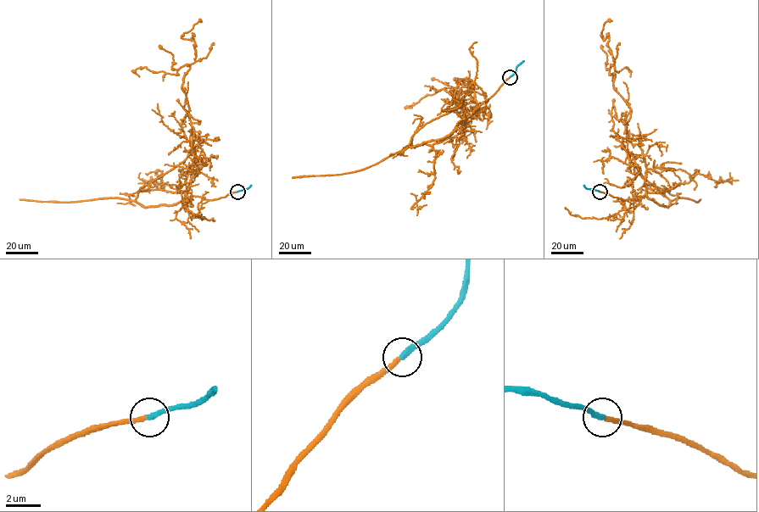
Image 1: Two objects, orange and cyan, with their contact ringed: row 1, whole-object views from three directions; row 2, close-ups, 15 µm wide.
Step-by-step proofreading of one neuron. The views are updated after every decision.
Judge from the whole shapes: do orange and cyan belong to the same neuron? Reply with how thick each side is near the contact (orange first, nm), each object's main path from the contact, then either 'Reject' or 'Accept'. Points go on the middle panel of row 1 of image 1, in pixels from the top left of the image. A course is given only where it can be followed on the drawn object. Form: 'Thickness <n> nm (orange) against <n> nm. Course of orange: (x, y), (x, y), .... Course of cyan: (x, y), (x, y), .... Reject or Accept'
Thickness 280 nm (orange) against 340 nm. Course of orange: (510, 77), (449, 137), (411, 145), (426, 123), (466, 103), (454, 91), (467, 85), (454, 79), (474, 89). Course of cyan: (510, 77), (524, 60). Accept

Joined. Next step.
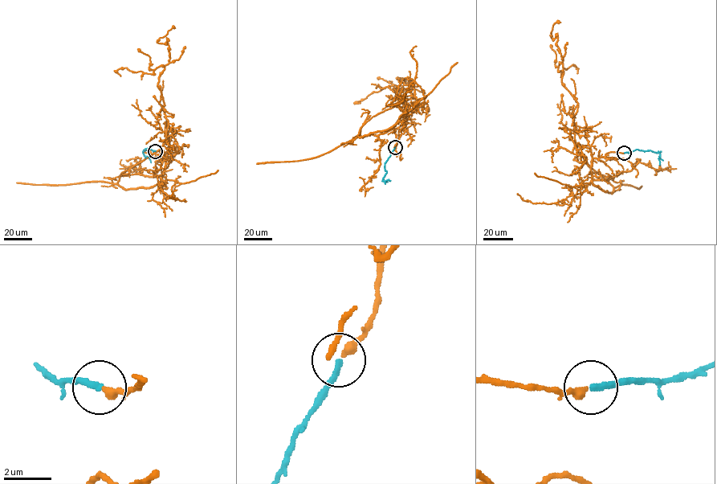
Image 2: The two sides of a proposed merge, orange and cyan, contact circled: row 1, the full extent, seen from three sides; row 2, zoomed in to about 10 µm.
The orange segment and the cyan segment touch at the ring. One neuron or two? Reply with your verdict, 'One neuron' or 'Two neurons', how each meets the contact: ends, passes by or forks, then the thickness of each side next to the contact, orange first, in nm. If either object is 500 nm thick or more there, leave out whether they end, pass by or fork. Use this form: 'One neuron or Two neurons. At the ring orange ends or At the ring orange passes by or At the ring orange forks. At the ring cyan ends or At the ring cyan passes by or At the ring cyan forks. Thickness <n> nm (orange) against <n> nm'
One neuron. At the ring orange ends. At the ring cyan ends. Thickness 320 nm (orange) against 240 nm

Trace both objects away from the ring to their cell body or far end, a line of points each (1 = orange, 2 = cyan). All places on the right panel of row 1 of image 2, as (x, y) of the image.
1: (624, 153), (594, 158), (592, 179), (613, 178), (576, 149), (578, 103), (551, 36), (560, 22)
2: (624, 153), (636, 149), (659, 153), (659, 165)

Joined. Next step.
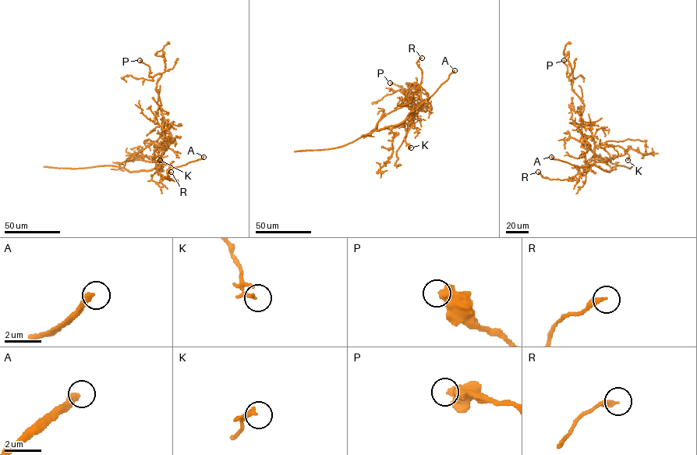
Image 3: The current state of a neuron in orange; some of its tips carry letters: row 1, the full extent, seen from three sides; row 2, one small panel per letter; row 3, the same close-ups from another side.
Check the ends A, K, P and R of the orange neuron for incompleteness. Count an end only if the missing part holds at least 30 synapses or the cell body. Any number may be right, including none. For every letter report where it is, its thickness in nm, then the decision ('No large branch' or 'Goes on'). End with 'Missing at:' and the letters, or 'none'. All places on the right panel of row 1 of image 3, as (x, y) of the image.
A: Place: (551, 157). Thickness 400 nm. Goes on
K: Place: (628, 160). Thickness 180 nm. No large branch
P: Place: (564, 60). Thickness 550 nm. No large branch
R: Place: (538, 172). Thickness 260 nm. No large branch
Missing at: A

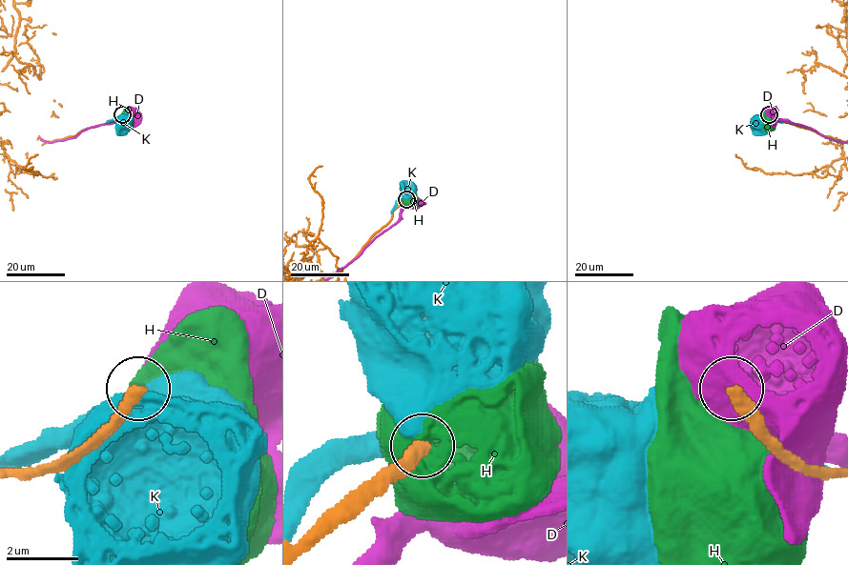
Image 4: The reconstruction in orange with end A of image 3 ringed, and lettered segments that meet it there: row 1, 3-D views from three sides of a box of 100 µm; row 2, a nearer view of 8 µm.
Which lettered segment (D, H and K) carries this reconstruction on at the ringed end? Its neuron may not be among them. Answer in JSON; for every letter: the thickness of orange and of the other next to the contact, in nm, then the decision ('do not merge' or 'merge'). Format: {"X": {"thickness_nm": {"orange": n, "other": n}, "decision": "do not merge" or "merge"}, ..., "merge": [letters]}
{"D": {"thickness_nm": {"orange": 480, "other": 900}, "decision": "do not merge"}, "H": {"thickness_nm": {"orange": 440, "other": 500}, "decision": "merge"}, "K": {"thickness_nm": {"orange": 480, "other": 600}, "decision": "do not merge"}, "merge": ["H"]}

